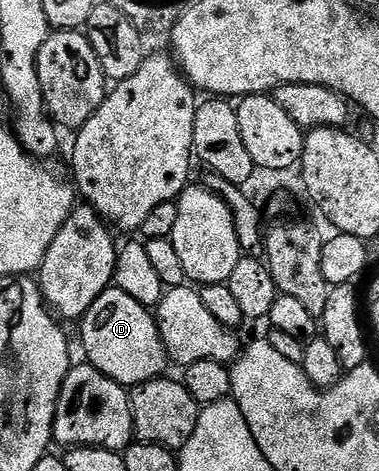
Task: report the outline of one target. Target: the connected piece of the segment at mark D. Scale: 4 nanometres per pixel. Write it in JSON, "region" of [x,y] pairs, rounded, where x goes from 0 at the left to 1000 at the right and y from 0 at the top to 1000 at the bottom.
{"region":[[[296,609],[269,622],[235,652],[235,660],[214,677],[219,690],[219,741],[230,747],[227,764],[256,788],[288,796],[288,805],[314,811],[327,822],[377,817],[385,809],[427,803],[446,777],[446,760],[435,745],[435,728],[420,718],[420,694],[401,658],[335,626],[330,618]]]}

